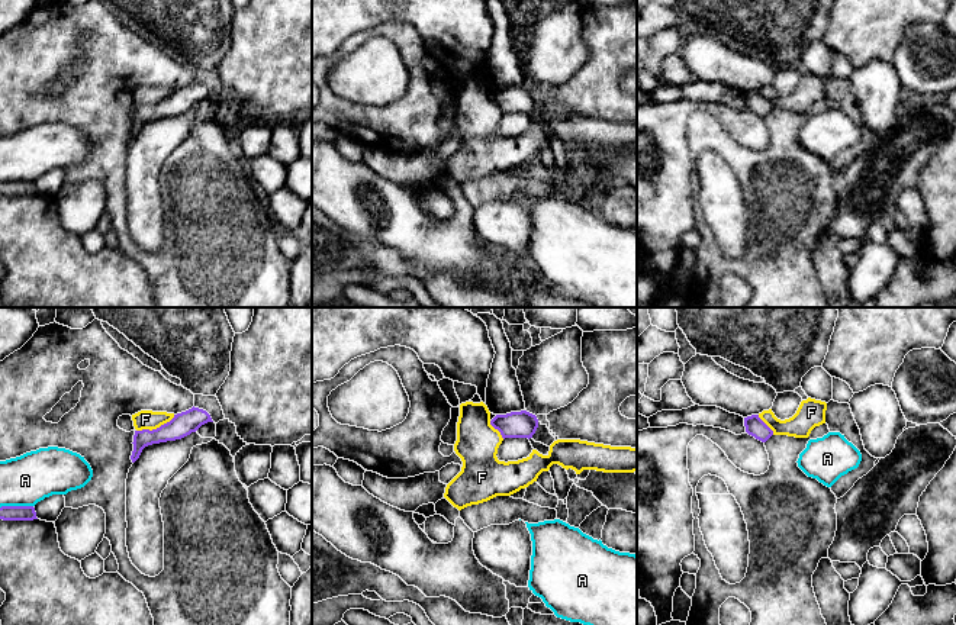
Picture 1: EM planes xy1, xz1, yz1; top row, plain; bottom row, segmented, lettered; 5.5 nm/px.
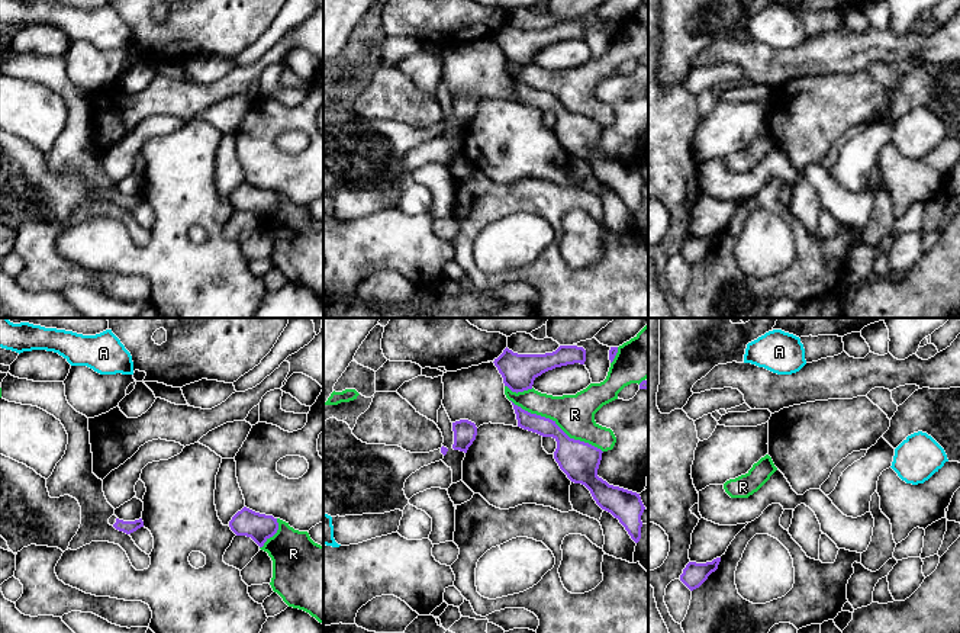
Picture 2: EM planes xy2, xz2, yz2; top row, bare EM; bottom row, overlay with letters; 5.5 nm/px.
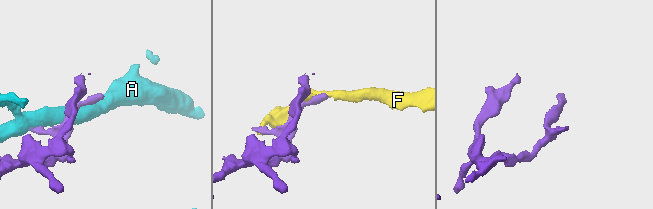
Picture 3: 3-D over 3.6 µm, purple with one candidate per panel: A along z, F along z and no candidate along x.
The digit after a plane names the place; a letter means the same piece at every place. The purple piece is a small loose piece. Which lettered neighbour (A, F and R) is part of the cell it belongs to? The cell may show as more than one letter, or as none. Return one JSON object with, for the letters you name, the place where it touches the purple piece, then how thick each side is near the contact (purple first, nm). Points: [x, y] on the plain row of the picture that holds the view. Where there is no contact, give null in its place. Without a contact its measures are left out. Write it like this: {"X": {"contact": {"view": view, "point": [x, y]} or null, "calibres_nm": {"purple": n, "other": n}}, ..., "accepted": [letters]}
{"accepted": []}

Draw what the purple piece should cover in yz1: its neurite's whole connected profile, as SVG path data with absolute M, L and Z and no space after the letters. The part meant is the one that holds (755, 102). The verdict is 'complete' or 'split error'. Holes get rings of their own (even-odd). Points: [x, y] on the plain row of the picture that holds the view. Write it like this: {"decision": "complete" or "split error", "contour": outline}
{"decision": "complete", "contour": "M751 90L744 93L746 107L756 115L766 117L773 106L759 93L759 90Z"}

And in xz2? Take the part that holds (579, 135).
{"decision": "complete", "contour": "M513 77L512 80L518 102L542 112L553 112L557 116L554 134L560 144L571 157L584 160L596 179L618 193L631 213L638 218L642 202L641 190L645 181L640 168L609 160L597 151L603 126L589 118L570 113L555 96L531 89Z"}

